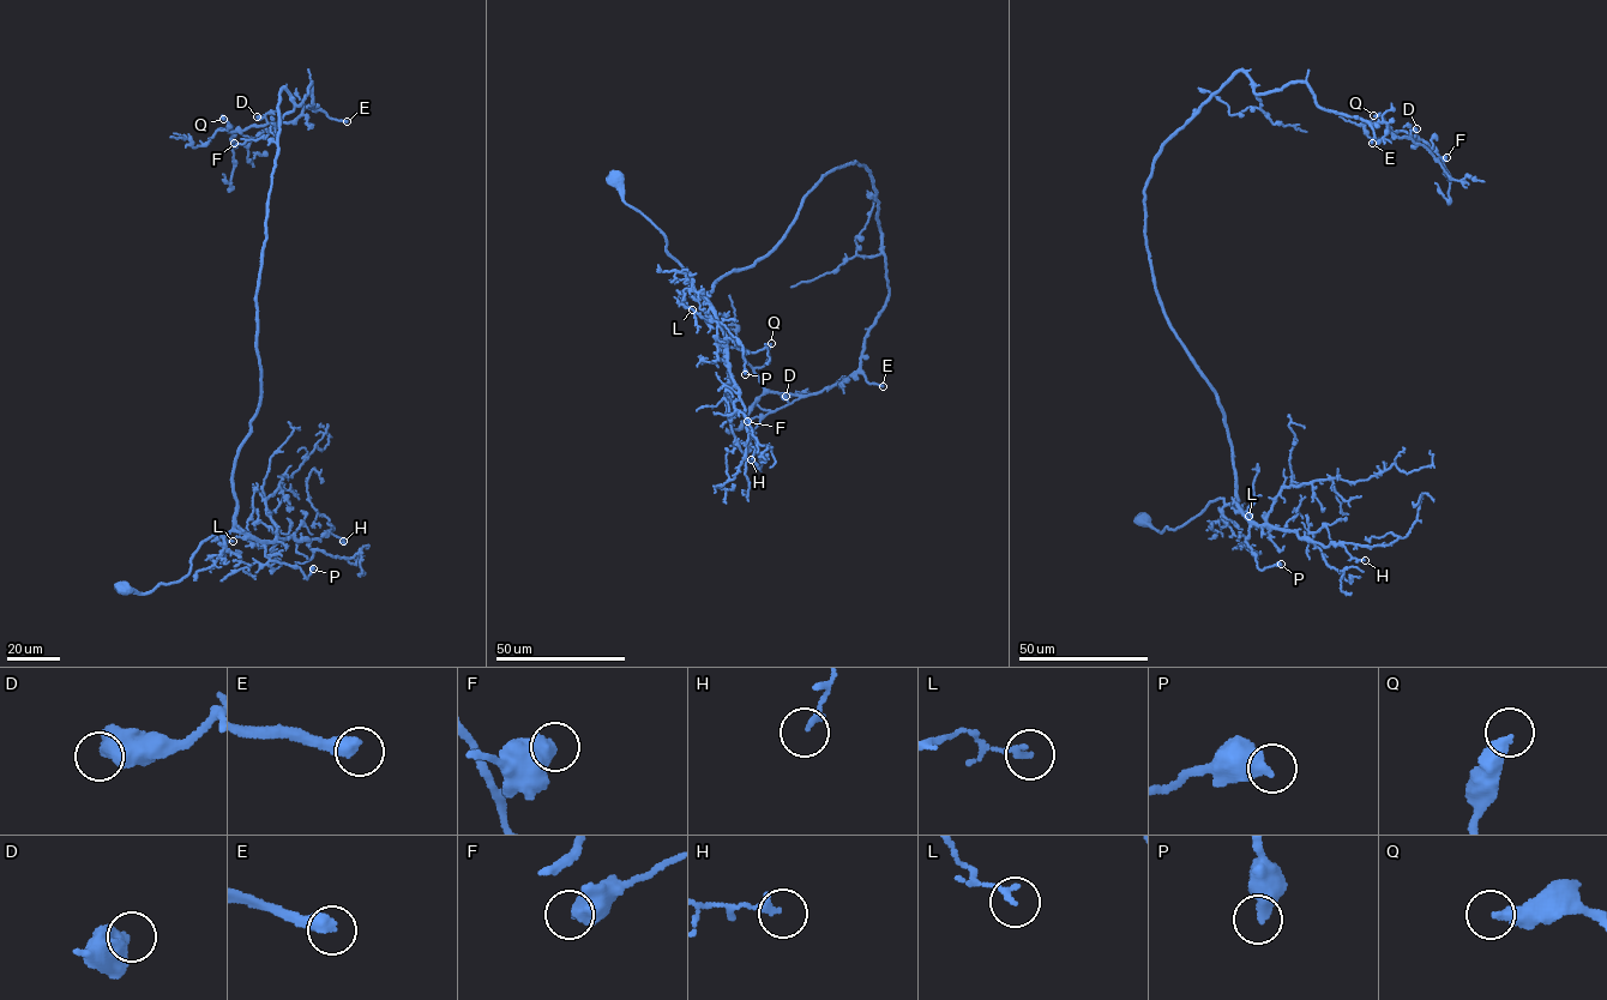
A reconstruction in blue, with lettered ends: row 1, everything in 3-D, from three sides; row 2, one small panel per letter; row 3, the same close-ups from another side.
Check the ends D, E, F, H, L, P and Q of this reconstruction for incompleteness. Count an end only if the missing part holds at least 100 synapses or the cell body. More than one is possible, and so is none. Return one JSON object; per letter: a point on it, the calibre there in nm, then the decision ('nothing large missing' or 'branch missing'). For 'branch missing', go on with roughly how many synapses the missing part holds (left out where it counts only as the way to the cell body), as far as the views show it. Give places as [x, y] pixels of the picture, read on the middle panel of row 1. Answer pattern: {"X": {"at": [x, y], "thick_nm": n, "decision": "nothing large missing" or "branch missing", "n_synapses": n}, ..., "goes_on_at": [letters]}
{"D": {"at": [786, 396], "thick_nm": 600, "decision": "nothing large missing"}, "E": {"at": [883, 386], "thick_nm": 480, "decision": "branch missing", "n_synapses": 170}, "F": {"at": [747, 421], "thick_nm": 550, "decision": "nothing large missing"}, "H": {"at": [751, 459], "thick_nm": 180, "decision": "nothing large missing"}, "L": {"at": [692, 309], "thick_nm": 180, "decision": "nothing large missing"}, "P": {"at": [745, 374], "thick_nm": 550, "decision": "nothing large missing"}, "Q": {"at": [771, 343], "thick_nm": 360, "decision": "nothing large missing"}, "goes_on_at": ["E"]}

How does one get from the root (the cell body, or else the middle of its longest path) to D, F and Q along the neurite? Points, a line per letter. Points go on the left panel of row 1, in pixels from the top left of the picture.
D: (124, 589), (178, 582), (233, 526), (280, 95), (299, 104), (312, 82), (314, 108), (257, 116)
F: (124, 589), (178, 582), (233, 526), (280, 95), (299, 104), (312, 82), (314, 108), (234, 143)
Q: (124, 589), (178, 582), (233, 526), (280, 95), (299, 104), (312, 82), (316, 107), (292, 121), (223, 119)

